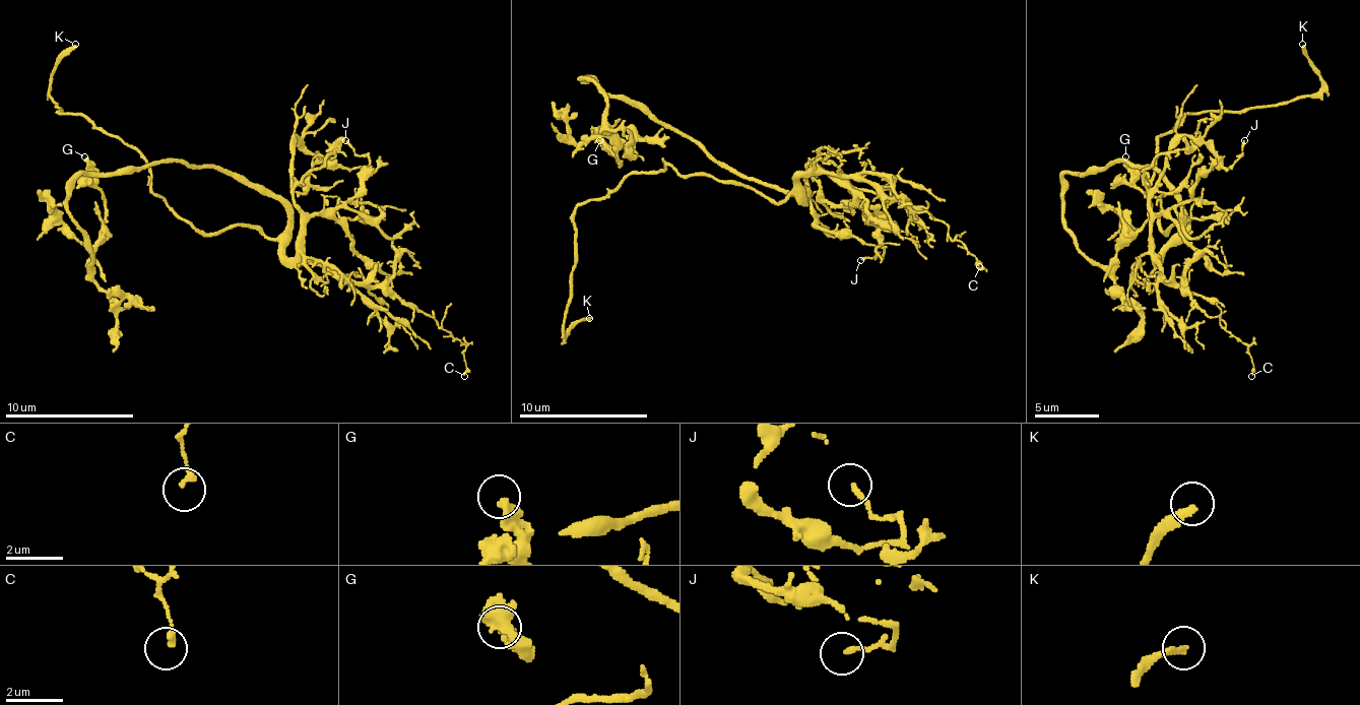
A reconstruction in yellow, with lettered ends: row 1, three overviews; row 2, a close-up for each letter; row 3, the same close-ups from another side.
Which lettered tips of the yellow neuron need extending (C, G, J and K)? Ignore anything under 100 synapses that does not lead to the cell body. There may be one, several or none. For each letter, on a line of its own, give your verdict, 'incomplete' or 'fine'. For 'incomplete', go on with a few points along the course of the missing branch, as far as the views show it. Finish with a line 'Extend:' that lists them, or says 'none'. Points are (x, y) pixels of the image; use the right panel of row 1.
C: fine
G: fine
J: fine
K: incomplete
Extend: K

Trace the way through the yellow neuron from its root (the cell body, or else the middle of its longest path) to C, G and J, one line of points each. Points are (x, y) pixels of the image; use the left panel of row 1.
C: (284, 211), (287, 256), (320, 260), (359, 282), (384, 289), (394, 299), (426, 311), (461, 343), (464, 376)
G: (284, 211), (210, 167), (81, 173), (68, 217), (91, 266), (104, 192), (84, 156)
J: (284, 211), (284, 253), (290, 256), (301, 228), (294, 137), (313, 153), (365, 167), (368, 159), (345, 140)

